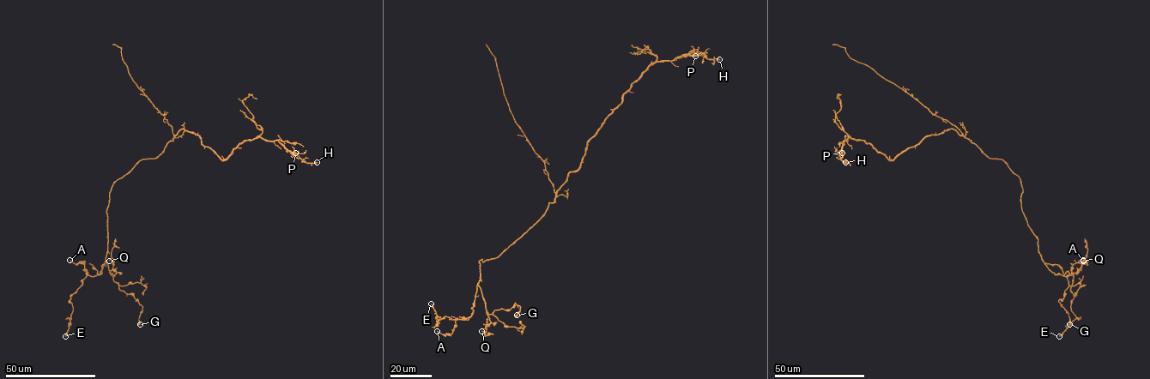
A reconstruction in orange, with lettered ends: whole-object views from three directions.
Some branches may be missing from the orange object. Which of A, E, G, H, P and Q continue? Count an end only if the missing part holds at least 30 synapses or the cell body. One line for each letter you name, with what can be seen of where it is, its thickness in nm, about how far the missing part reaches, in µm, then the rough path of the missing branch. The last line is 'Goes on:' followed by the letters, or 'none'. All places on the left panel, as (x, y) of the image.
Goes on: none

